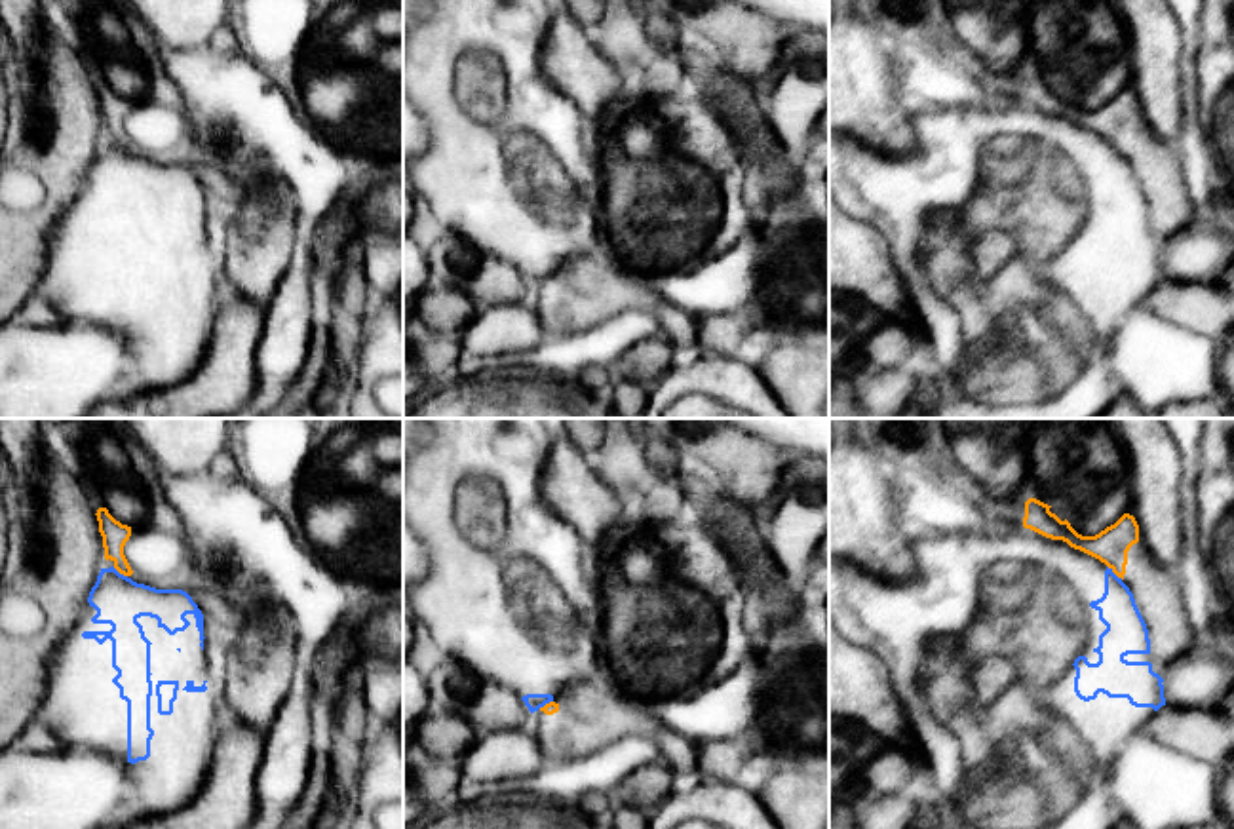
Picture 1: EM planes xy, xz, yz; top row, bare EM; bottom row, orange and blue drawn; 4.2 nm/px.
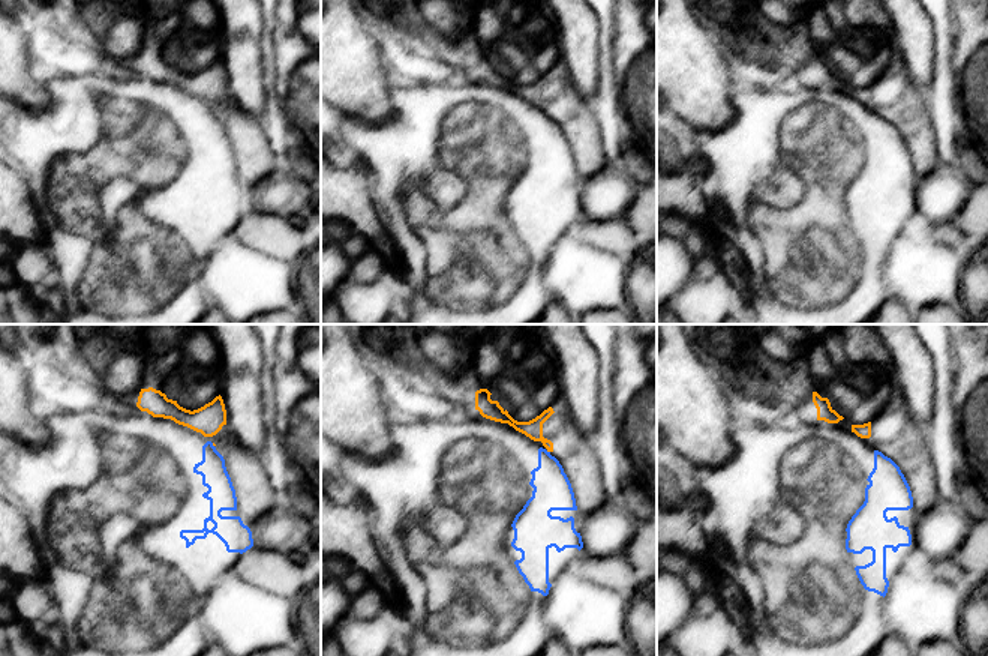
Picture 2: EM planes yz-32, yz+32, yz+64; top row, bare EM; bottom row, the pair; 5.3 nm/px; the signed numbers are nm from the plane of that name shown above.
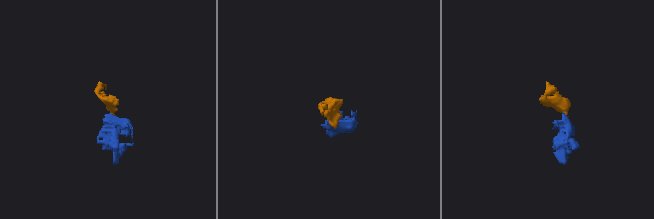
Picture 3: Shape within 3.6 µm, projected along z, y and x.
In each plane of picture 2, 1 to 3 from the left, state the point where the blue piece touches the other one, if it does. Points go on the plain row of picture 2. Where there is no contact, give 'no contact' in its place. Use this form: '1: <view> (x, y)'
1: no contact
2: no contact
3: no contact

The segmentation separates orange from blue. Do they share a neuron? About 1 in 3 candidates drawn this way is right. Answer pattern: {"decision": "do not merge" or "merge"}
{"decision": "do not merge"}

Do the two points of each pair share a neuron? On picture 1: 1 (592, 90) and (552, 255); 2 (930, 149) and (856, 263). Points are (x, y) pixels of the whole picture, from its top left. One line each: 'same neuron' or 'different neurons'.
1: different neurons
2: different neurons

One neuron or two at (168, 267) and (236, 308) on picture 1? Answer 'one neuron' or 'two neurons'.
two neurons

